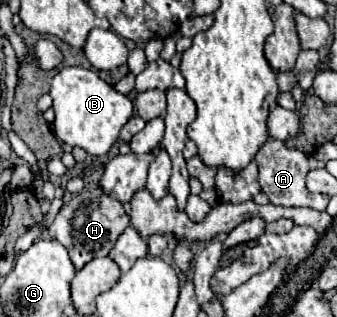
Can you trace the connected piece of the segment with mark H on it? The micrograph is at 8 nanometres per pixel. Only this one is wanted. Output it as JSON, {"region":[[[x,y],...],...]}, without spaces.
{"region":[[[90,183],[82,193],[72,195],[68,205],[60,209],[54,223],[48,227],[48,235],[52,239],[58,239],[68,249],[70,259],[78,271],[96,255],[106,257],[114,247],[116,239],[124,233],[128,225],[130,225],[130,219],[122,203],[118,199],[112,199],[112,195],[104,195],[104,191],[100,191],[100,185]]]}

